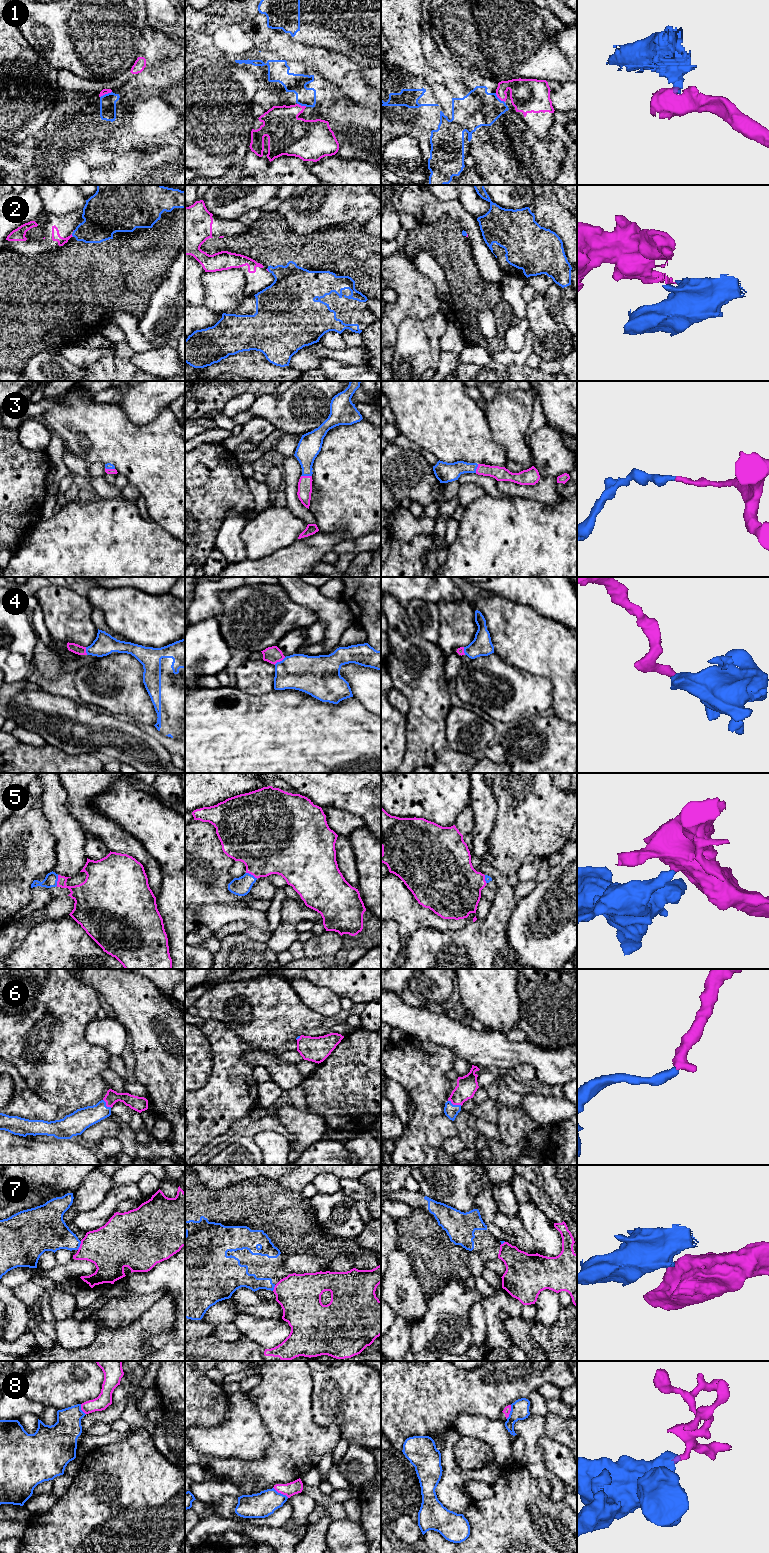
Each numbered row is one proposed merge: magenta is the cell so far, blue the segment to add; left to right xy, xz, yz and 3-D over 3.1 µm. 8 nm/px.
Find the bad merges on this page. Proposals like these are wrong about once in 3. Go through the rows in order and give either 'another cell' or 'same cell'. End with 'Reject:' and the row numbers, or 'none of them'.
1: another cell
2: another cell
3: same cell
4: same cell
5: same cell
6: same cell
7: another cell
8: another cell
Reject: 1, 2, 7, 8

